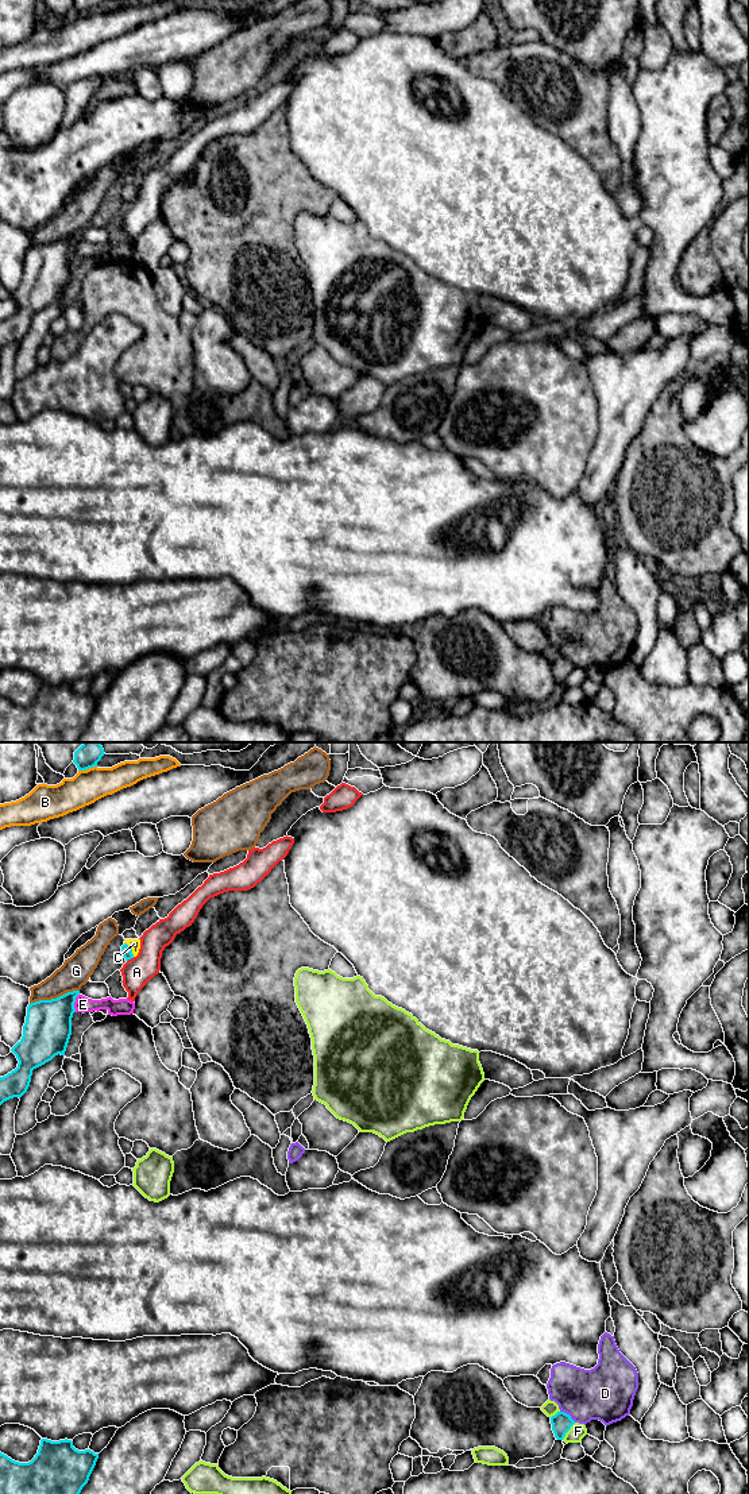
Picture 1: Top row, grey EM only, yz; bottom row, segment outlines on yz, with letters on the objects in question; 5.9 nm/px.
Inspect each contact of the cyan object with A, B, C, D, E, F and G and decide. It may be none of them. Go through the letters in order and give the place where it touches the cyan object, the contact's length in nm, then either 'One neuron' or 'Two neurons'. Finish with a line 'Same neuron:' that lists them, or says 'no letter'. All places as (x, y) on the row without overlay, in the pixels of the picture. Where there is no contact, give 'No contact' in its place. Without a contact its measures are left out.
A: Touches cyan at yz (130, 203). Shared border 50 nm. Two neurons
B: Touches cyan at yz (87, 12). Shared border 120 nm. Two neurons
C: Touches cyan at yz (131, 193). Shared border 110 nm. One neuron
D: Touches cyan at yz (568, 659). Shared border 120 nm. Two neurons
E: Touches cyan at yz (74, 246). Shared border 110 nm. Two neurons
F: Touches cyan at yz (568, 674). Shared border 130 nm. Two neurons
G: Touches cyan at yz (54, 243). Shared border 300 nm. Two neurons
Same neuron: C

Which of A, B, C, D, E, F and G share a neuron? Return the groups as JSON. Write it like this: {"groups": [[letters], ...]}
{"groups": [["A"], ["B"], ["C"], ["D"], ["E"], ["F"], ["G"]]}

